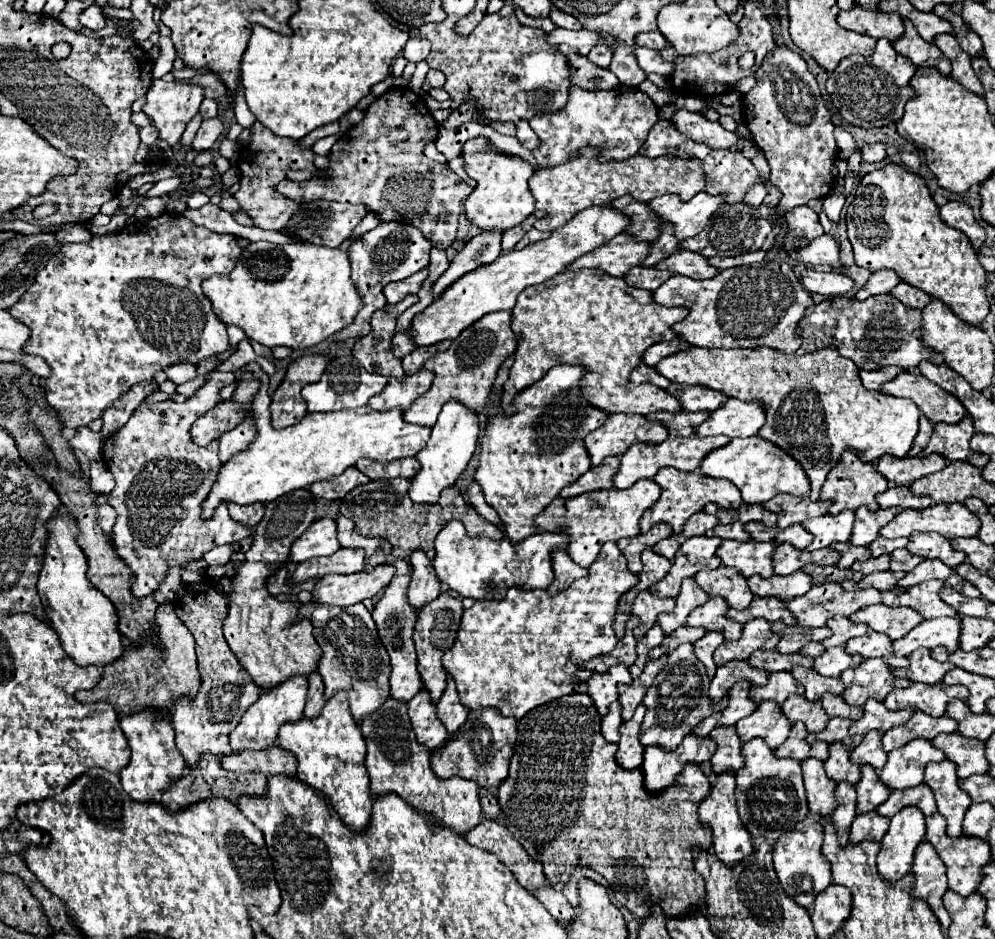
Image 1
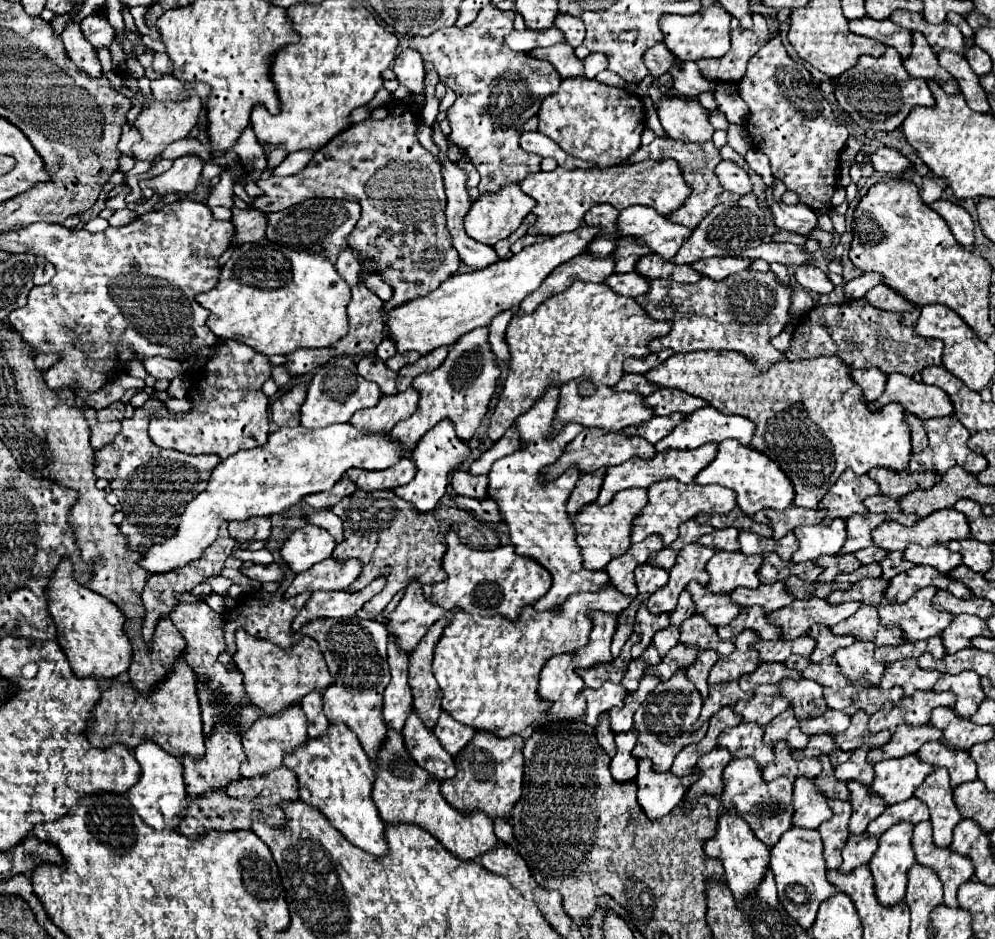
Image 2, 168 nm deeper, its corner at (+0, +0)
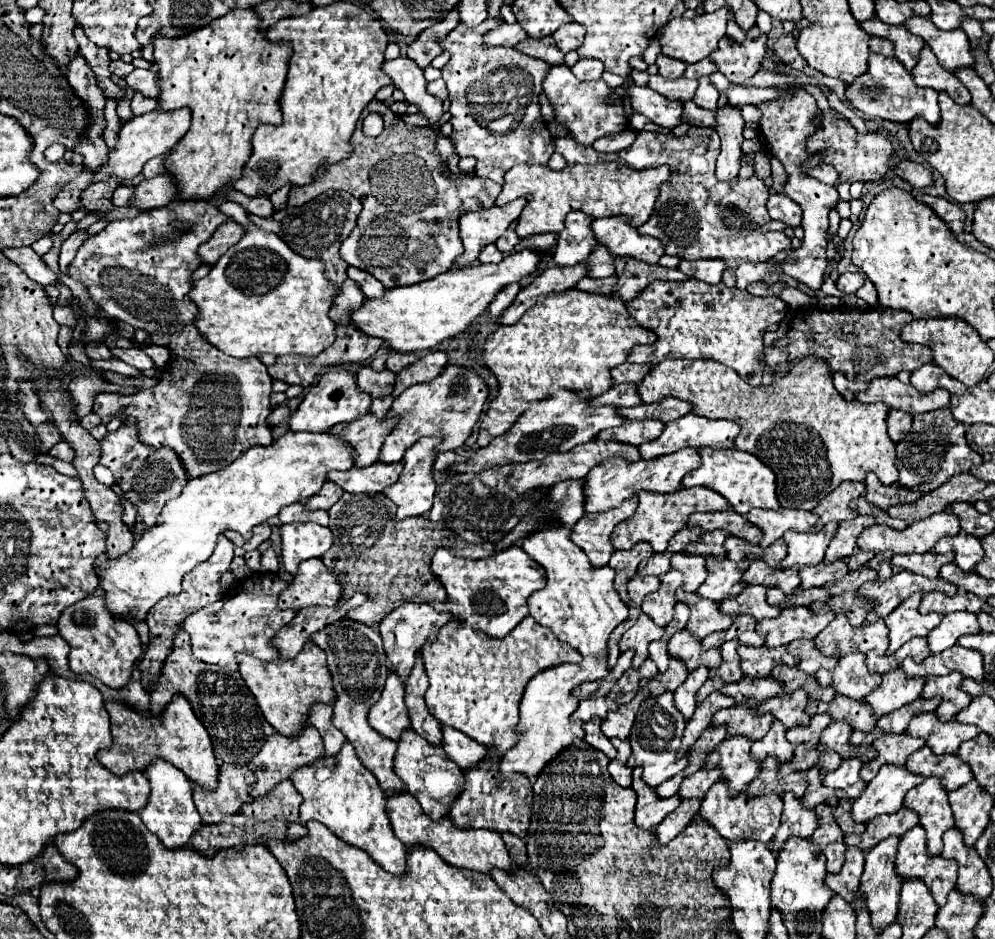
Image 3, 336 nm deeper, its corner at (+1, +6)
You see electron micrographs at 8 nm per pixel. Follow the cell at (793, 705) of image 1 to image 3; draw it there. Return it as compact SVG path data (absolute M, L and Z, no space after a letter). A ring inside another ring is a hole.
M774 721L770 731L762 739L752 743L752 755L756 757L756 761L764 761L764 757L772 755L780 763L786 763L794 757L794 745L786 739L786 729L780 721Z

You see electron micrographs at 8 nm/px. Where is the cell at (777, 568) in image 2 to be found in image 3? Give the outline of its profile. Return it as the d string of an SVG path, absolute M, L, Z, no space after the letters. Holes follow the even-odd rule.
M756 559L756 561L752 561L750 567L746 569L744 581L746 581L746 583L752 583L752 585L758 583L758 585L772 587L772 585L776 585L776 575L774 575L774 571L772 571L764 561Z

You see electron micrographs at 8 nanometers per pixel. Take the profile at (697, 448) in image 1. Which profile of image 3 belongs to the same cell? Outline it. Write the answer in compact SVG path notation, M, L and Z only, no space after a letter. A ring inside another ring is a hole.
M680 449L672 455L664 455L664 457L656 457L656 459L640 459L640 461L626 461L624 457L612 457L608 461L604 461L604 465L598 465L596 469L592 469L592 473L588 473L586 477L586 513L600 513L600 511L608 511L614 509L616 505L620 505L626 497L638 493L638 491L654 491L654 493L672 493L676 489L680 489L682 477L692 471L698 469L702 463L698 449Z

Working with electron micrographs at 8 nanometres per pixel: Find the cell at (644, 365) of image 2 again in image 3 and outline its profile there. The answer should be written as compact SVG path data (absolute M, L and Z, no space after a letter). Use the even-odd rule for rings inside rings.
M622 363L620 367L612 369L612 377L614 383L624 383L624 381L632 381L632 383L640 383L642 377L646 377L648 373L648 365L636 365L636 363Z

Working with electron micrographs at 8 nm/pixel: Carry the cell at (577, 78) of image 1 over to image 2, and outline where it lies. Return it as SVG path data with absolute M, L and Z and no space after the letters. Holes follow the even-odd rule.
M557 43L557 45L545 47L545 49L533 49L533 51L529 51L529 55L553 63L553 67L559 71L561 77L583 75L583 61L575 57L573 47L569 47L567 43Z

